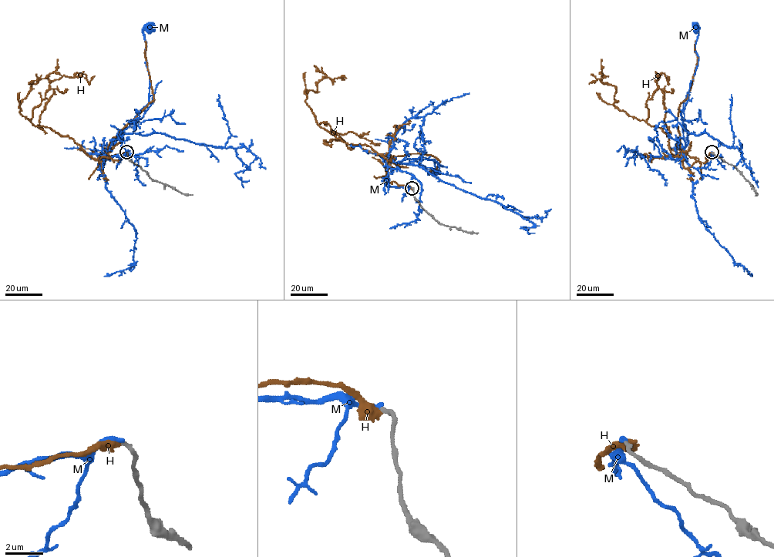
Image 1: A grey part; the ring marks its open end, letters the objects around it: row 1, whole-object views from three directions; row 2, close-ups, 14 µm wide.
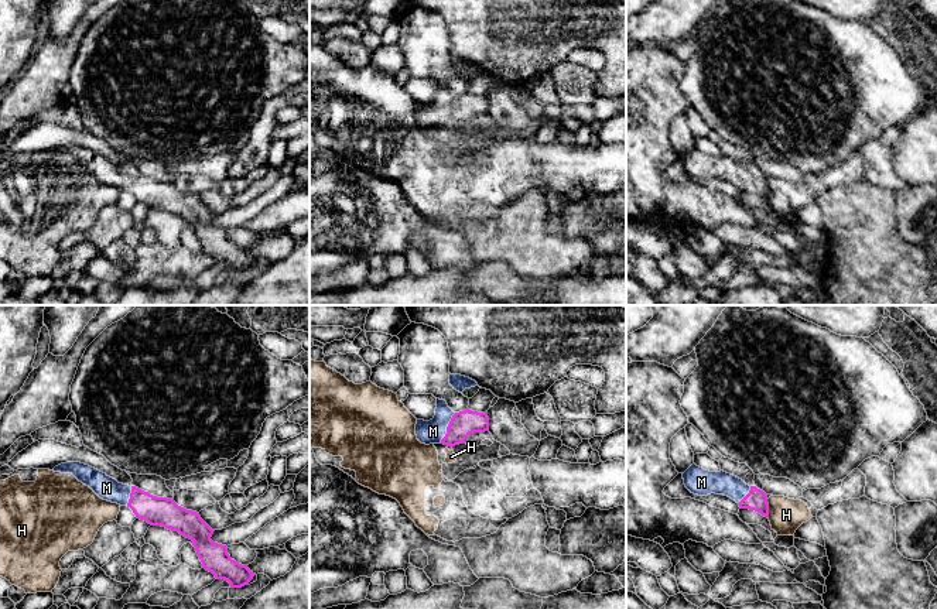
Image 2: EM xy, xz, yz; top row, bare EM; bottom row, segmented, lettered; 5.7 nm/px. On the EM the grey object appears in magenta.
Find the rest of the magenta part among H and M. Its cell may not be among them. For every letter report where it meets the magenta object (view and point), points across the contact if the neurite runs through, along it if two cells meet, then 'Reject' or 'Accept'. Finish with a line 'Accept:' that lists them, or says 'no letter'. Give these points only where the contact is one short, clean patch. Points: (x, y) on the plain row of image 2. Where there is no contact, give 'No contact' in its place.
H: Touches magenta at yz (768, 192). Boundary: yz (766, 182), (768, 201). Reject
M: Touches magenta at xz (447, 110). Path across: xz (464, 106), (447, 110), (433, 115). Accept
Accept: M

